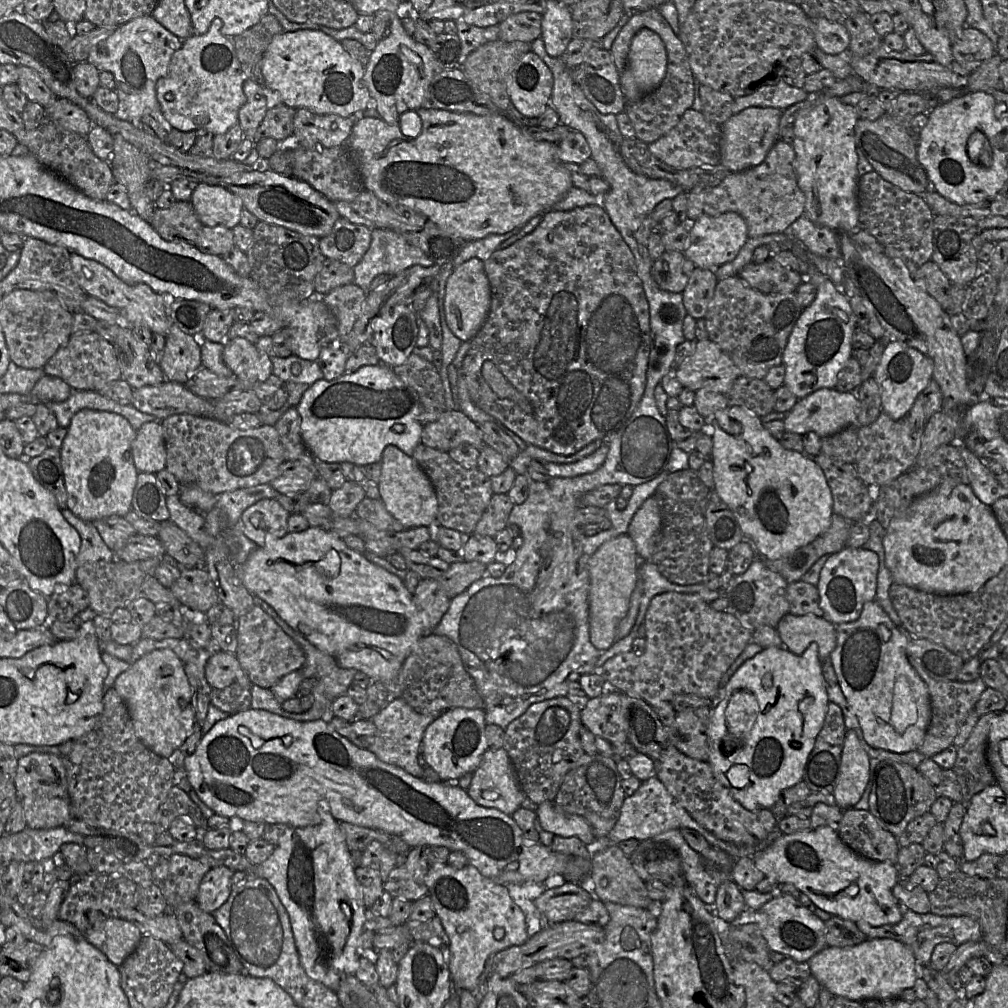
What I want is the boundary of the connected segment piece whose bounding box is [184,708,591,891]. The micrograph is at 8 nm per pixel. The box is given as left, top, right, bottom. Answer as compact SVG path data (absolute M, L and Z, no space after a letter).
M252 708L229 715L227 718L216 722L206 734L202 735L194 753L186 757L184 770L187 780L199 799L213 810L216 815L228 817L230 819L228 828L233 831L241 830L242 821L254 821L267 824L283 823L292 827L314 826L321 822L322 812L329 812L338 822L348 822L361 827L378 829L396 835L411 848L417 846L443 846L450 851L460 851L466 856L468 864L477 868L483 876L506 887L509 884L523 884L526 882L544 883L550 877L562 876L566 882L578 883L580 886L584 886L584 888L591 891L588 877L591 870L591 859L583 859L582 857L555 852L539 841L526 838L510 815L506 815L496 808L485 808L478 805L471 799L467 791L458 786L457 780L452 780L451 783L427 783L423 779L412 776L398 766L379 760L375 754L367 749L357 747L348 738L338 734L329 723L322 719L300 722L266 710Z

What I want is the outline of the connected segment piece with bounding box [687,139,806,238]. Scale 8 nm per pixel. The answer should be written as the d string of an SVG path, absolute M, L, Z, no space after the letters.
M780 139L772 146L764 161L756 167L730 174L716 187L687 193L689 227L701 216L736 212L746 221L749 238L784 233L805 214L806 197L798 186L794 149Z

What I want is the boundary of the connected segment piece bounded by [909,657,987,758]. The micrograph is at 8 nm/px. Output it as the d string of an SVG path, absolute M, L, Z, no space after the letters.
M909 657L909 661L929 689L931 719L925 738L918 750L924 754L926 758L931 758L933 755L953 744L961 723L965 720L969 712L975 708L975 705L987 686L981 677L971 682L936 680L929 676L921 660L915 657Z

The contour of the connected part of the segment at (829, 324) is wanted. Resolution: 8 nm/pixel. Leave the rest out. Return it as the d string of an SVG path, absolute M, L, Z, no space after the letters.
M793 240L790 250L807 263L805 279L817 288L816 298L803 310L790 333L782 360L786 368L784 385L798 399L803 399L819 389L836 387L839 373L854 356L852 335L856 318L847 295L810 262L806 247Z

